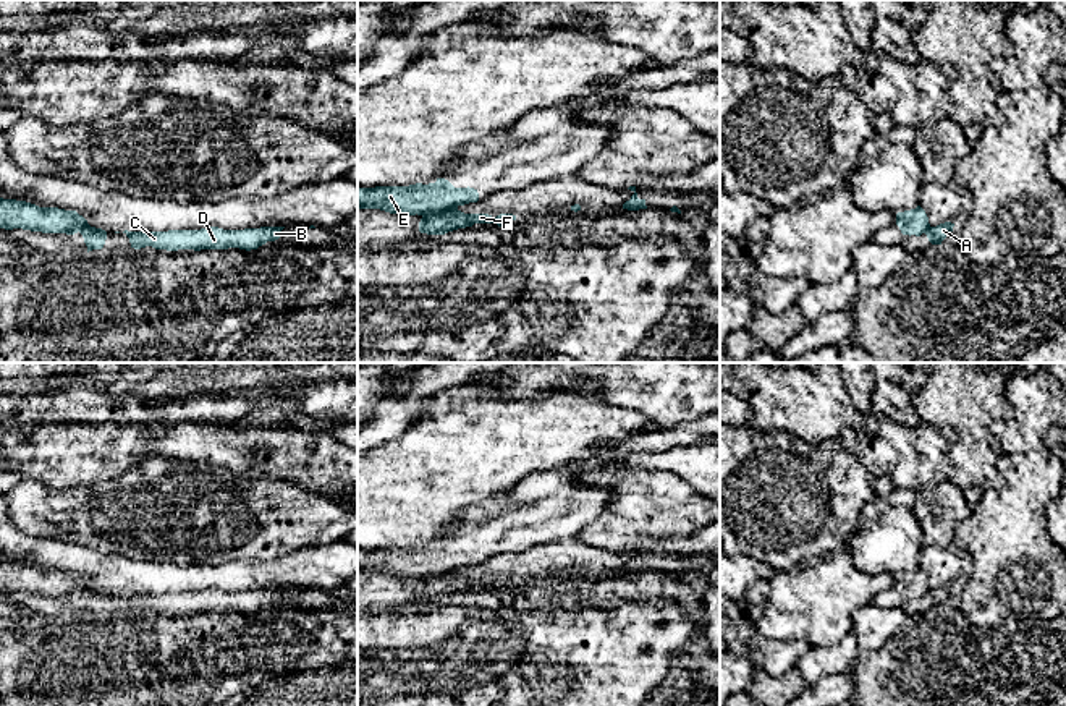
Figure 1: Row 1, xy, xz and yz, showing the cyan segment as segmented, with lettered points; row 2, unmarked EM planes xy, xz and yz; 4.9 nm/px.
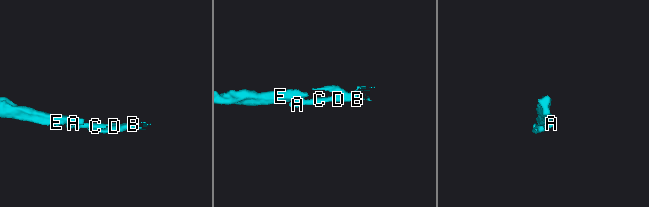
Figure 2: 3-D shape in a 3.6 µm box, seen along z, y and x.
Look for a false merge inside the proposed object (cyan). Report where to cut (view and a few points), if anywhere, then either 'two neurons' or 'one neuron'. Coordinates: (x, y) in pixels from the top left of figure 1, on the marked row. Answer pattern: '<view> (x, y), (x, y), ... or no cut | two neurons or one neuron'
xz (456, 206), (431, 211), (423, 216) | two neurons

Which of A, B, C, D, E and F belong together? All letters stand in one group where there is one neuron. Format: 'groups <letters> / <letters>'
groups A B C D F / E

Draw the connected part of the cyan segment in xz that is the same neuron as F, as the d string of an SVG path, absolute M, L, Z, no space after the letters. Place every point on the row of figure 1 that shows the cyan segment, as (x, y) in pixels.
M450 207L422 215L419 232L427 235L445 235L458 228L472 227L474 223L497 223L498 227L505 227L513 220L516 220L513 214L492 217L489 214L464 214L458 207Z

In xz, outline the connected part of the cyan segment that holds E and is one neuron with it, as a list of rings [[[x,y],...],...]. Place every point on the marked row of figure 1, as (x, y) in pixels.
[[[445,178],[429,185],[357,188],[357,209],[380,209],[404,215],[425,215],[477,201],[477,189],[455,188]]]

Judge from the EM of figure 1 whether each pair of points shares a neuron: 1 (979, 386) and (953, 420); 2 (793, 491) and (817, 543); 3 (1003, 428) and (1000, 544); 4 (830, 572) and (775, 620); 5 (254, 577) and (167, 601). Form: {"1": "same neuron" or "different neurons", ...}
{"1": "same neuron", "2": "same neuron", "3": "same neuron", "4": "same neuron", "5": "different neurons"}

